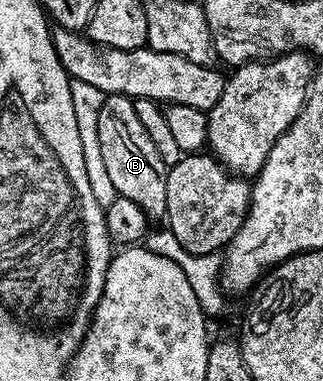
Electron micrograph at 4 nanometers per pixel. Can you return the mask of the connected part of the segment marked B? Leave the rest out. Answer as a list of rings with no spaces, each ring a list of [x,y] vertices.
[[[105,95],[102,110],[98,110],[98,146],[106,166],[106,175],[114,182],[117,196],[130,198],[148,215],[149,221],[161,219],[166,210],[166,178],[169,165],[162,162],[162,154],[150,142],[150,134],[142,127],[138,113],[134,110],[131,96]]]

